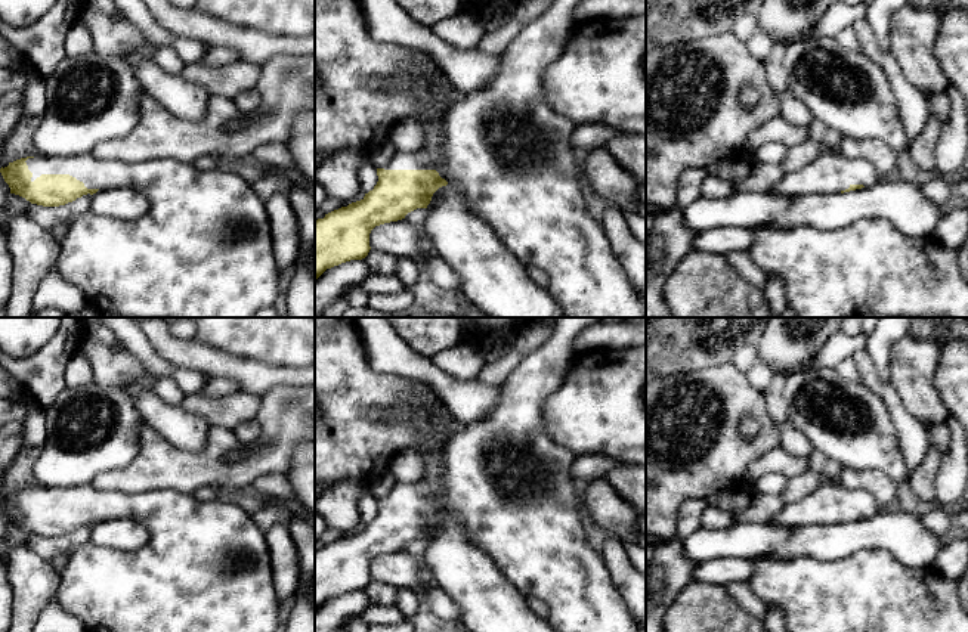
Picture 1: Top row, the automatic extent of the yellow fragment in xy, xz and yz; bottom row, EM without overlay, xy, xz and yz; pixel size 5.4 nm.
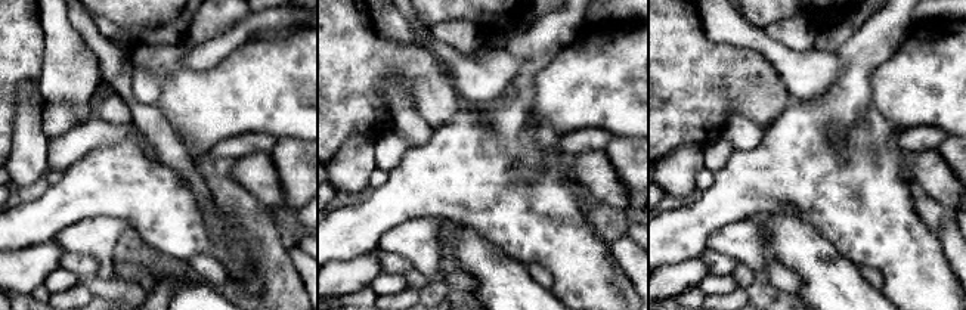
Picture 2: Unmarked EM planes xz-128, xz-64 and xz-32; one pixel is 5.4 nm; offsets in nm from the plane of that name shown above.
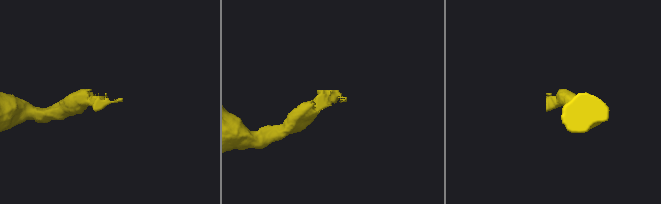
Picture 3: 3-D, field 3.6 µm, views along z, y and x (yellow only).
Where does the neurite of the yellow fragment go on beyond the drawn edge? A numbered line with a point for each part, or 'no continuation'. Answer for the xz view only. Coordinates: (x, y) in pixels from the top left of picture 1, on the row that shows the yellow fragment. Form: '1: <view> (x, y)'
1: xz (503, 146)

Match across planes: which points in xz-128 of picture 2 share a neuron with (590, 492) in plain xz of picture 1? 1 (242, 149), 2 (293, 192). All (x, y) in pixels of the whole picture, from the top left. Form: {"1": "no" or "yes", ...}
{"1": "no", "2": "no"}

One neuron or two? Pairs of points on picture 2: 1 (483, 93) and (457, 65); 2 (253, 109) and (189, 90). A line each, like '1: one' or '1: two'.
1: one
2: one

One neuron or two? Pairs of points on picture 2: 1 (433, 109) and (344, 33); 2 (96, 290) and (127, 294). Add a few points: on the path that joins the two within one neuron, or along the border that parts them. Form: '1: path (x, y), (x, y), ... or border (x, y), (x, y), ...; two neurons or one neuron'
1: path (420, 84), (396, 61), (370, 58); one neuron
2: path (104, 290), (120, 290); one neuron

